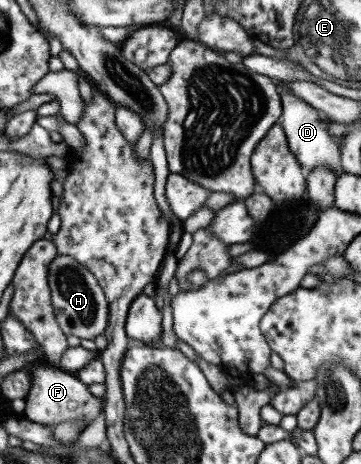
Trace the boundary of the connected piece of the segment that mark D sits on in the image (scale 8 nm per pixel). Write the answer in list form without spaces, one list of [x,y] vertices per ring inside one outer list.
[[[280,87],[278,91],[282,105],[278,123],[284,131],[287,147],[292,151],[296,162],[300,163],[304,173],[312,171],[312,168],[318,165],[326,165],[338,177],[343,170],[339,160],[338,139],[328,131],[329,120],[306,101],[292,95],[288,87]]]

